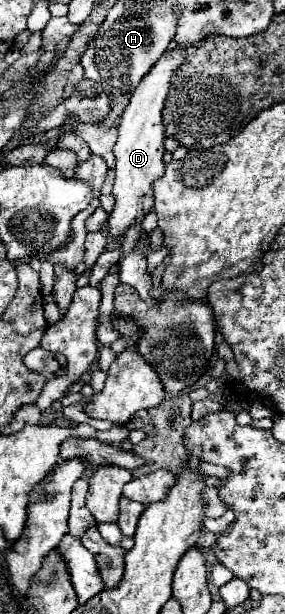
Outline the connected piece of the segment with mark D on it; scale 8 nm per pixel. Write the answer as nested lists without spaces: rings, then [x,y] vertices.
[[[201,37],[201,41],[197,43],[177,43],[173,47],[169,47],[165,51],[165,55],[161,55],[161,59],[157,59],[157,63],[149,69],[149,73],[141,79],[141,83],[137,85],[137,89],[131,95],[129,105],[125,107],[123,115],[121,115],[121,123],[119,123],[119,137],[115,143],[115,185],[113,185],[113,197],[115,197],[115,209],[109,217],[109,231],[113,237],[123,237],[127,227],[131,223],[135,223],[137,219],[141,219],[145,213],[149,213],[149,209],[153,207],[153,189],[151,183],[155,179],[159,179],[165,171],[165,163],[163,163],[163,141],[165,141],[165,127],[163,127],[163,107],[165,107],[165,99],[169,95],[169,87],[171,87],[171,77],[177,71],[177,67],[181,67],[181,63],[185,63],[187,49],[197,49],[201,47],[201,43],[205,43],[207,37]]]

